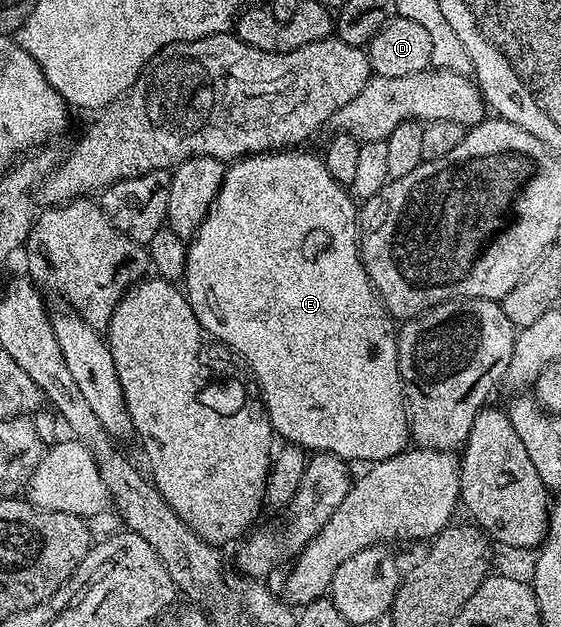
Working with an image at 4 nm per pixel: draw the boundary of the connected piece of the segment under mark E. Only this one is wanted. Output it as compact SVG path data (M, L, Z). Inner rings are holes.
M304 149L266 151L263 155L246 155L237 159L224 172L224 180L202 221L188 243L186 269L182 280L182 290L188 296L188 303L194 309L198 321L205 331L215 339L232 348L254 376L259 398L264 400L264 410L272 423L272 430L289 444L304 448L308 453L337 455L345 461L361 459L364 465L380 463L405 450L410 443L410 424L406 396L402 390L402 380L398 369L398 349L396 348L397 324L394 322L372 279L366 273L360 259L358 242L358 207L343 183L334 181L319 154L311 155Z

